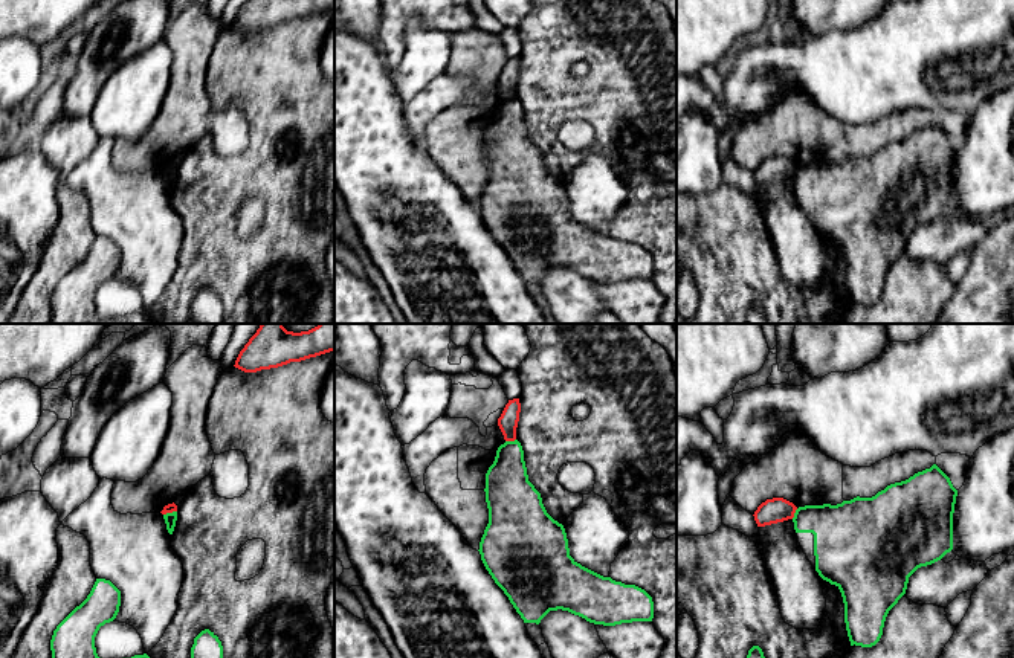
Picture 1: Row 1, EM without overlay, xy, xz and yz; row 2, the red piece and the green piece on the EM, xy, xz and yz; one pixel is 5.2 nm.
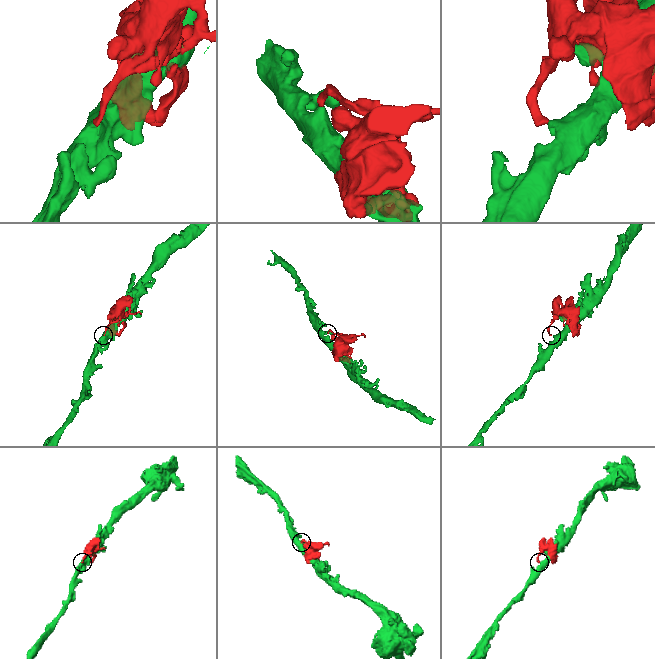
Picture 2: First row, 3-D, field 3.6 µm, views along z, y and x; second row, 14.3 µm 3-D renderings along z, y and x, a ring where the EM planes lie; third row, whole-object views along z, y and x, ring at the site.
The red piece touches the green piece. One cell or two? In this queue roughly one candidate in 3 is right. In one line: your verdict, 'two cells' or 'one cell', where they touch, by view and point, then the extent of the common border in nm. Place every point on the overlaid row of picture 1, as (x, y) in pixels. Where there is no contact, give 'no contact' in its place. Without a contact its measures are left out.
two cells | xz (510, 440) | 60 nm

